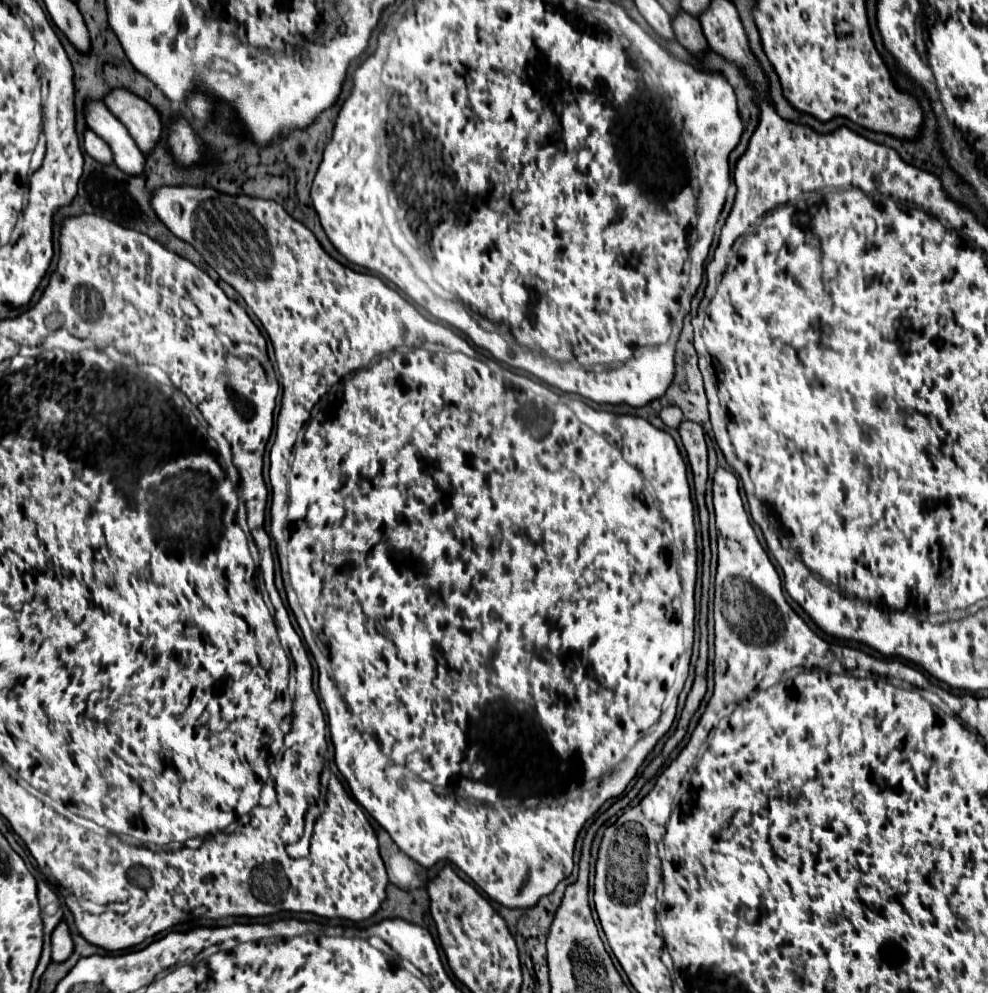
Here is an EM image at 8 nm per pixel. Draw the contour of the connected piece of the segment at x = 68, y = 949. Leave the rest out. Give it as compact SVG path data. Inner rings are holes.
M62 920L60 928L56 928L56 932L52 932L52 960L54 962L66 962L72 952L74 952L74 944L72 944L68 926Z

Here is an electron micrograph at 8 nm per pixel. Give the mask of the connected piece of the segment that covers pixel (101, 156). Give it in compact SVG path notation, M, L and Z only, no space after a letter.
M84 130L84 142L82 142L82 146L84 146L86 154L90 154L100 164L112 164L112 152L110 152L110 148L92 130Z

